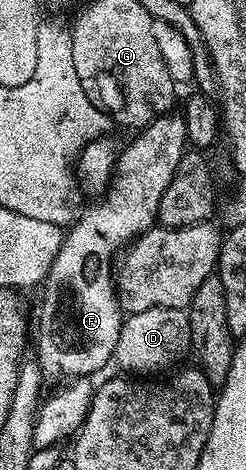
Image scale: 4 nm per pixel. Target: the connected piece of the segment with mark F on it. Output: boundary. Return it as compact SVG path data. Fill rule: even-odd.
M178 113L158 116L135 135L138 136L119 154L108 190L97 201L91 202L94 204L83 215L81 212L69 224L60 249L50 266L50 272L46 274L44 286L41 288L42 308L38 311L36 360L47 380L58 379L61 375L90 377L93 376L93 371L100 370L106 362L109 364L113 360L116 337L120 337L124 318L124 312L118 305L118 297L114 290L114 251L121 252L127 244L155 226L160 209L160 197L164 197L164 189L168 189L168 181L172 181L176 165L180 165L180 157L188 149L184 121Z

